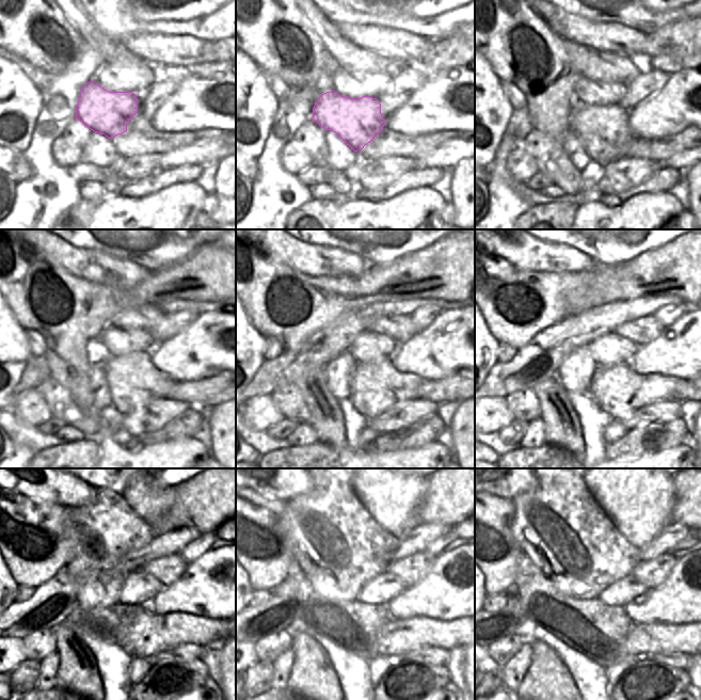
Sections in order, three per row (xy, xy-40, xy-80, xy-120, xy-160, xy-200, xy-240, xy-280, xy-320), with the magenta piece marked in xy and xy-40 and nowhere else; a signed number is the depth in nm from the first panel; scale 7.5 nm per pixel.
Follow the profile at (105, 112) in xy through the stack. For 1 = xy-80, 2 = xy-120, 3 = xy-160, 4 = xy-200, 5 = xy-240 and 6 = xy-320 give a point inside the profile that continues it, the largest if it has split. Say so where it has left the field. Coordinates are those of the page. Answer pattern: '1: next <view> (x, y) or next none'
1: next xy-80 (604, 132)
2: next xy-120 (133, 381)
3: next xy-160 (376, 386)
4: next xy-200 (619, 391)
5: next xy-240 (148, 634)
6: next xy-320 (642, 638)

